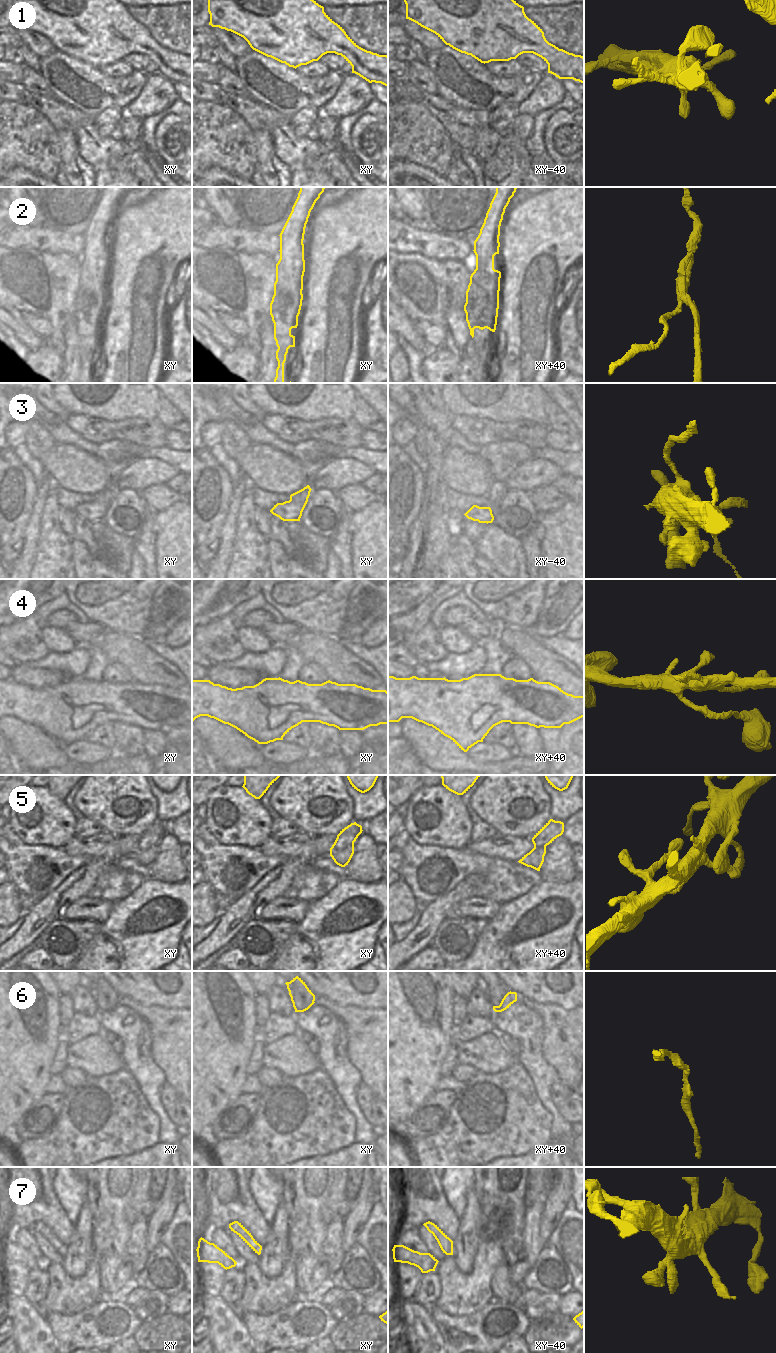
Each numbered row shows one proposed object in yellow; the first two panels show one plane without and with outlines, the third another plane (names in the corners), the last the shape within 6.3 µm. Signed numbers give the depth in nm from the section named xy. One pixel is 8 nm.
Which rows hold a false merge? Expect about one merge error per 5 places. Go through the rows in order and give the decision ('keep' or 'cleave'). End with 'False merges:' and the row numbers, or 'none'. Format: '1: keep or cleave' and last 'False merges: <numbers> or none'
1: keep
2: cleave
3: cleave
4: keep
5: keep
6: keep
7: keep
False merges: 2, 3

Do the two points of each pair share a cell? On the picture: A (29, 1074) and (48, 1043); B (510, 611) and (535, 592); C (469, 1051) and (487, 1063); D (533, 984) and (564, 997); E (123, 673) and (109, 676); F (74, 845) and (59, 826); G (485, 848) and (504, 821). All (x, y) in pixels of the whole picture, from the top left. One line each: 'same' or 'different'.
A: same
B: same
C: same
D: same
E: same
F: different
G: different

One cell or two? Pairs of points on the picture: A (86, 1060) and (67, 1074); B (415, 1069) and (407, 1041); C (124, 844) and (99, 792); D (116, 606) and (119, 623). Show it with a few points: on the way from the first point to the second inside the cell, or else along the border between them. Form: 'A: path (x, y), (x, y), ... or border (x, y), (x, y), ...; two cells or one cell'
A: border (67, 1065), (73, 1068), (80, 1068), (87, 1075); two cells
B: path (408, 1062), (407, 1048); one cell
C: border (140, 834), (121, 834), (116, 837); two cells
D: path (118, 610), (119, 619); one cell

